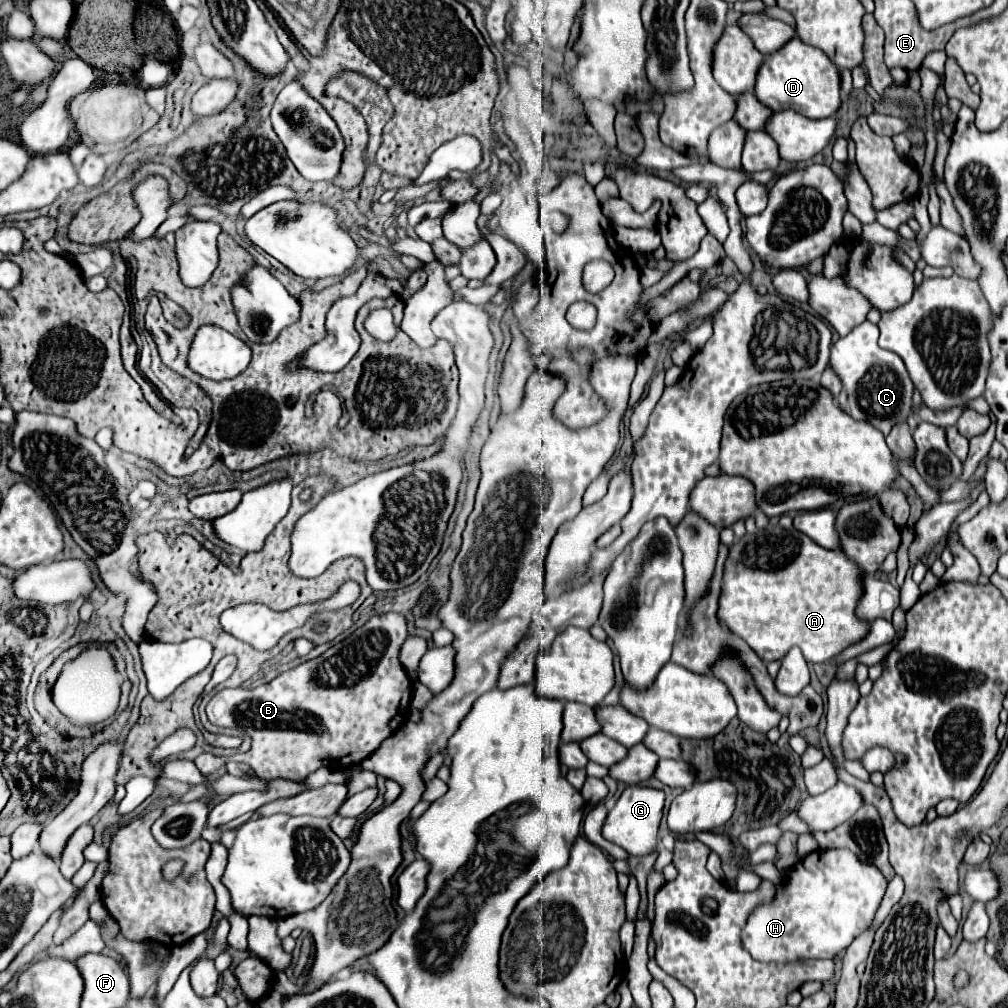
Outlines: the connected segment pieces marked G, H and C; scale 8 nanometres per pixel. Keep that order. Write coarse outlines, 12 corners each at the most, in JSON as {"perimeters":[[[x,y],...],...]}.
{"perimeters":[[[627,787],[603,837],[635,857],[657,849],[663,791]],[[817,849],[759,905],[765,963],[833,959],[869,929],[887,881]],[[865,321],[831,345],[849,415],[883,435],[913,413],[913,381]]]}

